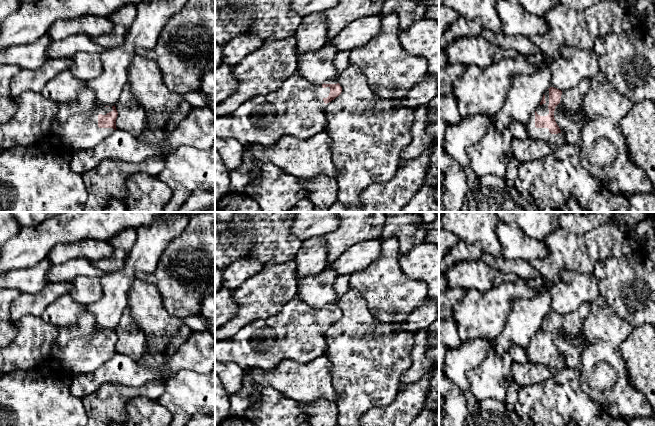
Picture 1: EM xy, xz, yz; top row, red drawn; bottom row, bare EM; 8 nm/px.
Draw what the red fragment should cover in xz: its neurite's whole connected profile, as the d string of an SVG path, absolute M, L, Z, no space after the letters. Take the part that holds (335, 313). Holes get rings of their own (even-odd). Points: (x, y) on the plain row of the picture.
M296 297L275 316L251 322L233 337L215 339L215 361L233 363L245 371L252 368L272 370L286 360L301 364L309 363L325 355L327 350L325 329L338 321L341 316L342 311L337 303L328 304L324 308L316 308Z

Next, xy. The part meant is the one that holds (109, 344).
M84 310L73 327L59 327L48 359L59 371L75 377L94 372L116 352L118 336L112 331L96 331L95 318Z

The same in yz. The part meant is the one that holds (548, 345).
M583 302L575 311L565 315L550 311L543 318L539 331L526 349L528 361L549 367L553 374L566 369L565 360L555 345L554 335L557 332L570 338L582 335L584 321L590 308L591 303Z

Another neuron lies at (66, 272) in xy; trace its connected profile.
M83 258L73 259L60 265L53 265L47 275L49 282L72 282L78 275L102 278L106 273L98 269L93 262Z

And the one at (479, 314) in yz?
M528 279L502 283L491 290L466 290L463 299L454 306L454 321L458 324L461 342L473 339L495 340L504 330L513 301L537 295Z

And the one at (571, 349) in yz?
M557 332L554 335L554 342L561 357L565 360L567 368L580 371L582 365L581 355L585 348L584 336L580 335L576 338L570 338L567 335Z

